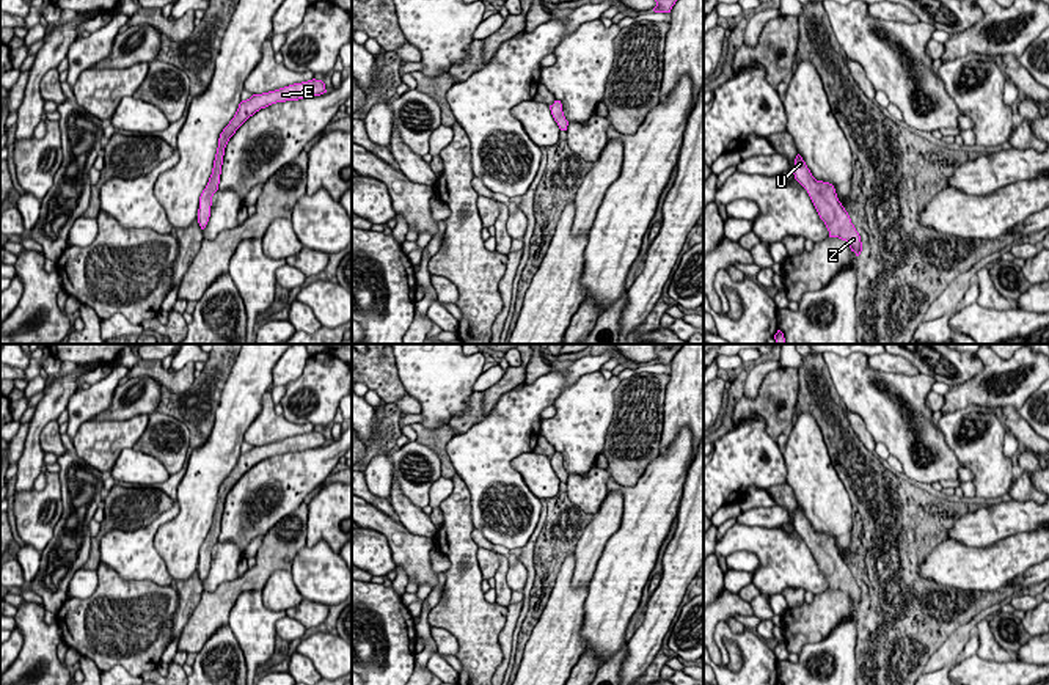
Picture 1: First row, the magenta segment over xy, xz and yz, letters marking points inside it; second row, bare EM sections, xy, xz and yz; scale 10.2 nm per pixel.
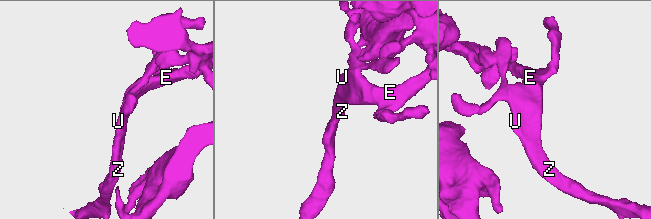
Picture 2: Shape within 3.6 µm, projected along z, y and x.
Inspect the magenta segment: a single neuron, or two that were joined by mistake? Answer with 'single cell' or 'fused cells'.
single cell

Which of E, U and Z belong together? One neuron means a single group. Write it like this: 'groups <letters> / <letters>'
groups E U Z

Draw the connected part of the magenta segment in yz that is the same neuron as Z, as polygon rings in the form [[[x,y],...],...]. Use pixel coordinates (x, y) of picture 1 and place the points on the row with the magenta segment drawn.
[[[798,154],[793,168],[795,179],[807,190],[820,218],[824,222],[829,237],[846,240],[856,256],[862,251],[861,236],[851,218],[837,198],[835,189],[829,182],[817,181]]]

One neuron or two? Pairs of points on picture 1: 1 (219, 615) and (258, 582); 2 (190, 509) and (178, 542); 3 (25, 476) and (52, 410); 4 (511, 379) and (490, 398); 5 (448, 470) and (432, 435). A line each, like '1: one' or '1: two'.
1: one
2: one
3: one
4: one
5: one

